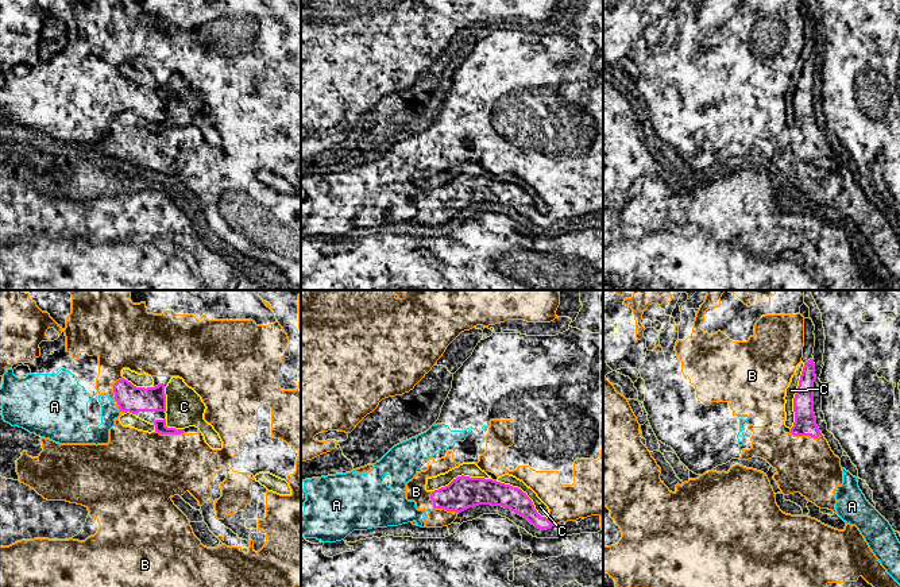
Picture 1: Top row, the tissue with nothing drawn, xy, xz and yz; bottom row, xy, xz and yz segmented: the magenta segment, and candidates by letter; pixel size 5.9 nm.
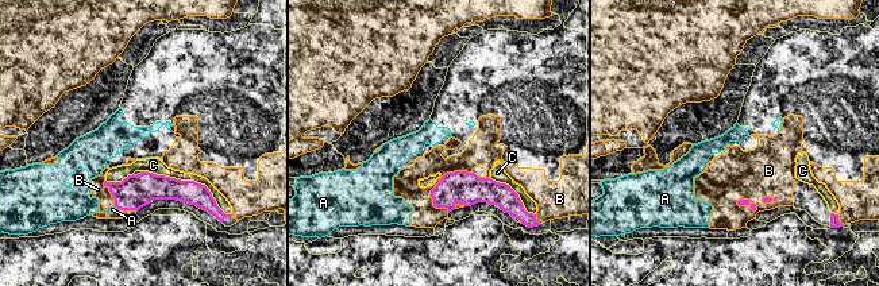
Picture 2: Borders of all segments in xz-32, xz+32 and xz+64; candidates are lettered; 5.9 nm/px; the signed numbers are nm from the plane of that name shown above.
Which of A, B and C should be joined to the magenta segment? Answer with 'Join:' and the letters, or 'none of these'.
Join: none of these

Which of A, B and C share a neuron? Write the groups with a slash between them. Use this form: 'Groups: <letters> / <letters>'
Groups: A / B C

